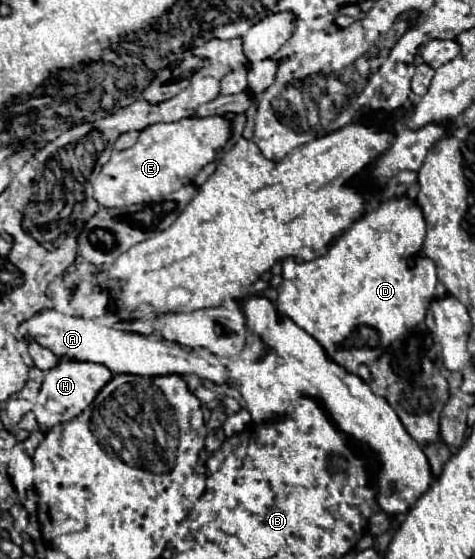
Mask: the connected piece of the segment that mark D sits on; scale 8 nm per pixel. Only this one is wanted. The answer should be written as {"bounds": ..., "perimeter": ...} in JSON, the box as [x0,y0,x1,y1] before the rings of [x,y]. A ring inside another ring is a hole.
{"bounds":[278,198,434,372],"perimeter":[[[390,198],[380,202],[338,236],[320,258],[302,264],[292,258],[282,262],[278,314],[308,332],[320,344],[324,356],[344,372],[372,364],[388,344],[424,320],[426,306],[434,298],[434,262],[418,256],[414,268],[406,264],[422,246],[426,230],[420,208],[410,200]]]}

